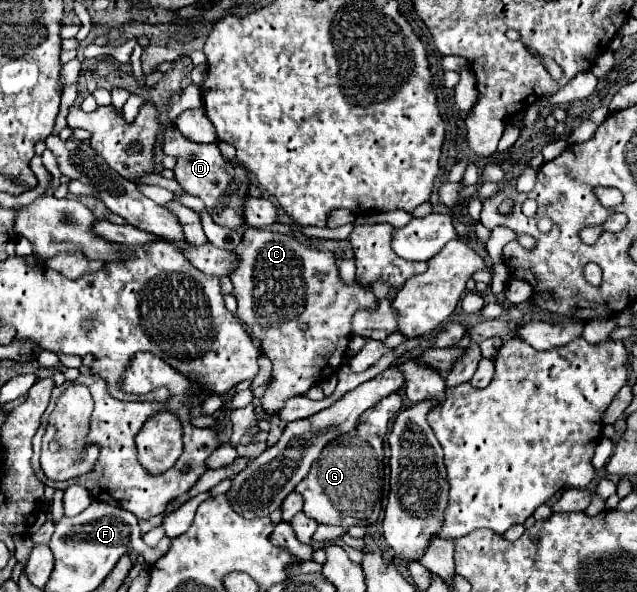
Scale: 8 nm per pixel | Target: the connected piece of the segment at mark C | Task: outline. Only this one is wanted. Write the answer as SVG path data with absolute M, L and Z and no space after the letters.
M248 228L244 232L244 240L234 248L234 254L238 256L238 266L230 272L230 280L234 284L234 296L238 300L236 318L252 330L252 336L260 342L260 350L270 358L274 366L274 380L268 384L266 394L260 398L262 408L268 414L274 414L284 406L284 400L306 394L308 388L316 384L316 380L322 382L340 368L350 340L352 314L358 308L374 308L378 300L358 282L346 286L340 280L336 256L332 252L320 252L311 246L304 246L292 234Z

